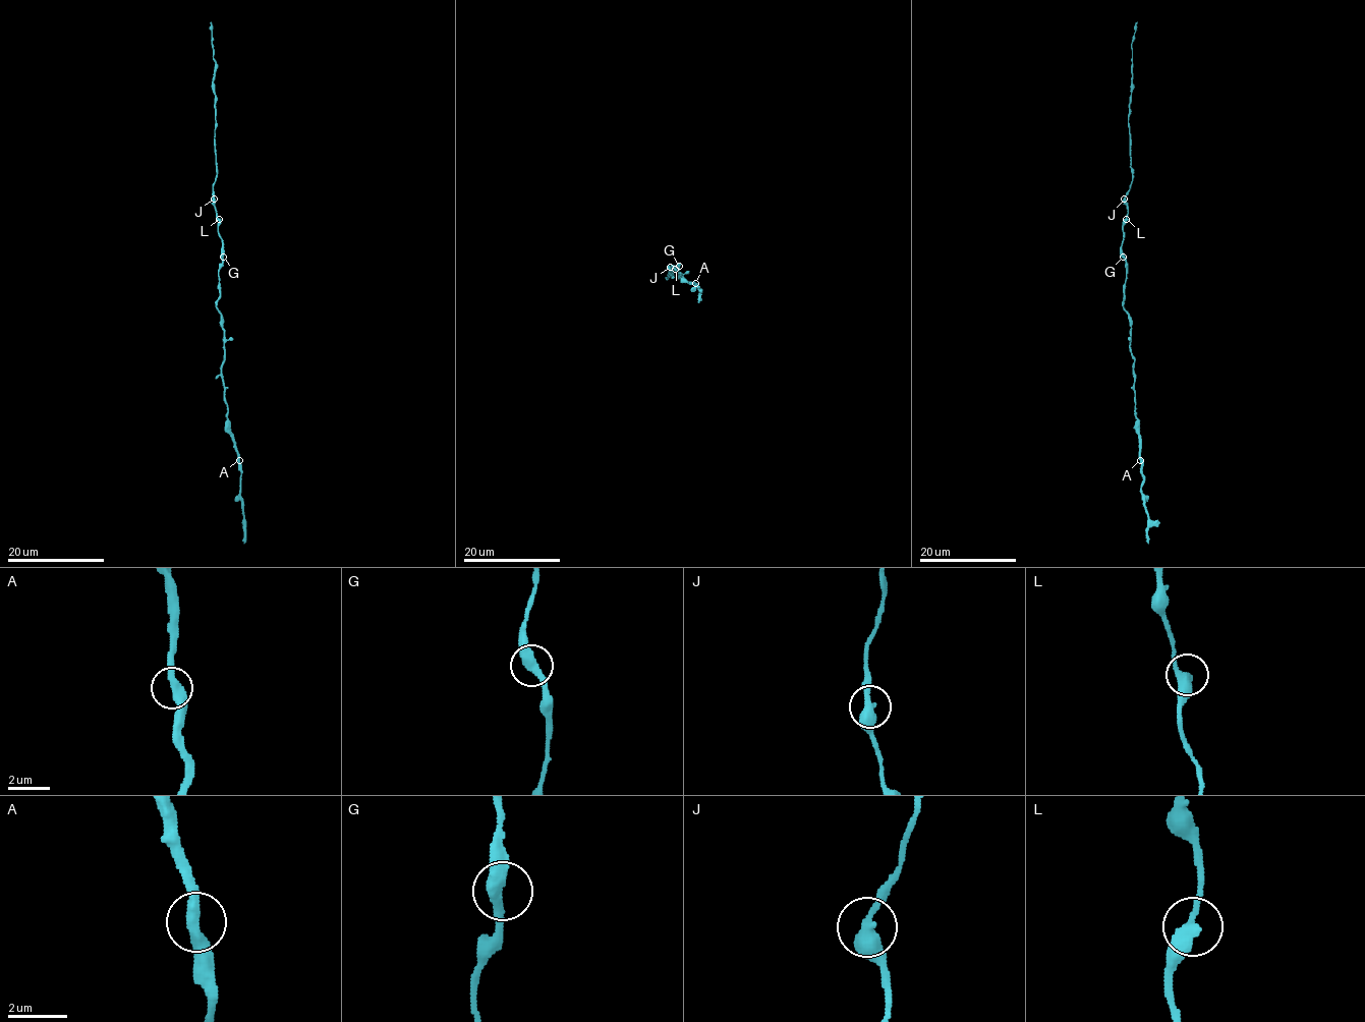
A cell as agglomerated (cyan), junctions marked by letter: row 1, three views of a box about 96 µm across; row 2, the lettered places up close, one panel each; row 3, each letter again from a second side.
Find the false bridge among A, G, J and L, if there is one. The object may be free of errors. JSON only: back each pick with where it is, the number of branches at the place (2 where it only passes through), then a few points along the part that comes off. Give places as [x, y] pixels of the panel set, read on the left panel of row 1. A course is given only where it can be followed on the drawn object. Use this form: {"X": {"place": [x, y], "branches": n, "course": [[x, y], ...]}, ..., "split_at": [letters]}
{"split_at": []}

